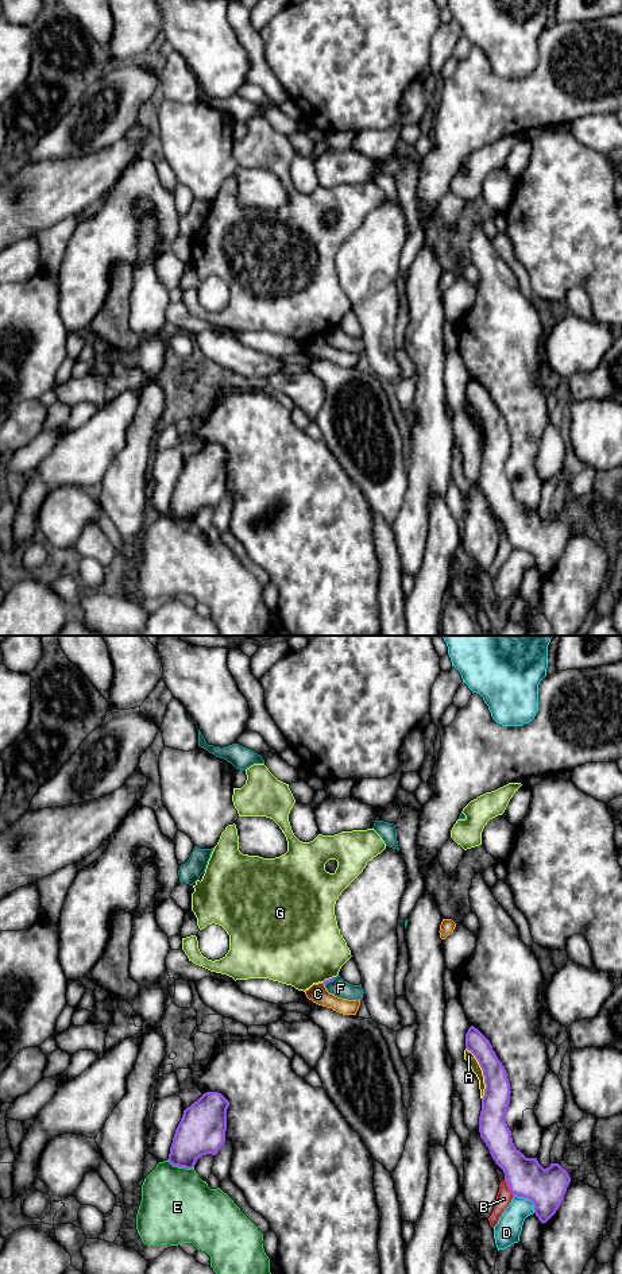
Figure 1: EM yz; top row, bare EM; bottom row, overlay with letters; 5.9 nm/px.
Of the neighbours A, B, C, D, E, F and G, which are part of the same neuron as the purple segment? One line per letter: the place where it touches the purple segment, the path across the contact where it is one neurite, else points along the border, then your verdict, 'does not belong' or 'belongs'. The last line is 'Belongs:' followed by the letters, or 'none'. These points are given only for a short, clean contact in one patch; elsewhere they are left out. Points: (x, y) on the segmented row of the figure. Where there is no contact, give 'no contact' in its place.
A: contact yz (483, 1073); does not belong
B: contact yz (507, 1185); does not belong
C: no contact; does not belong
D: contact yz (528, 1199); does not belong
E: contact yz (181, 1166); does not belong
F: contact yz (331, 980); way yz (332, 979), (331, 980), (340, 988); belongs
G: contact yz (329, 979); does not belong
Belongs: F

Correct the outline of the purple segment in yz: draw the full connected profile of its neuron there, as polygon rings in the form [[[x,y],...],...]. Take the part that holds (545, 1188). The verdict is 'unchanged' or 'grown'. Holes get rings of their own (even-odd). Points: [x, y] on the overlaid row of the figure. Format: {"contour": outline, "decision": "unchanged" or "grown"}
{"contour": [[[474,1026],[465,1034],[465,1049],[475,1055],[484,1076],[486,1089],[479,1116],[480,1138],[495,1163],[503,1170],[513,1196],[530,1200],[536,1216],[544,1224],[561,1205],[571,1177],[559,1163],[550,1163],[544,1169],[537,1158],[526,1158],[515,1148],[506,1123],[511,1093],[507,1072],[490,1041]]], "decision": "unchanged"}

